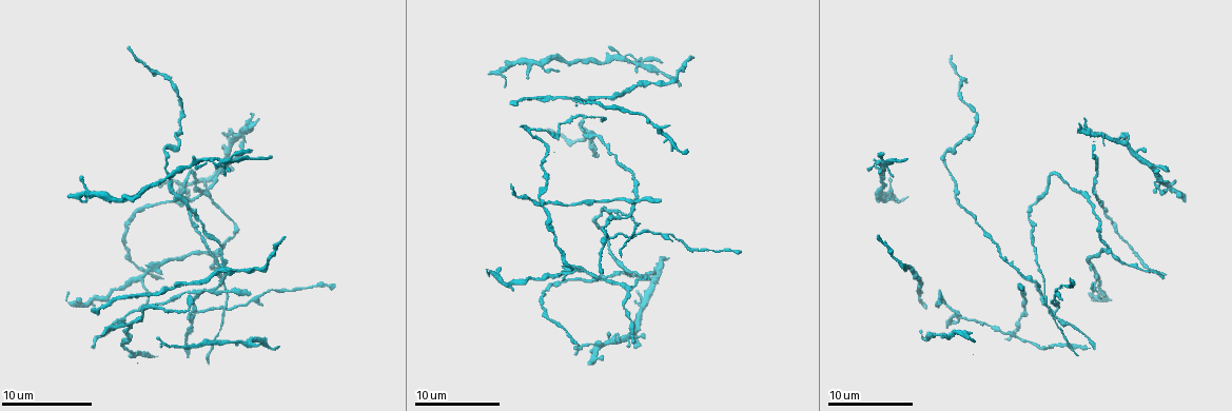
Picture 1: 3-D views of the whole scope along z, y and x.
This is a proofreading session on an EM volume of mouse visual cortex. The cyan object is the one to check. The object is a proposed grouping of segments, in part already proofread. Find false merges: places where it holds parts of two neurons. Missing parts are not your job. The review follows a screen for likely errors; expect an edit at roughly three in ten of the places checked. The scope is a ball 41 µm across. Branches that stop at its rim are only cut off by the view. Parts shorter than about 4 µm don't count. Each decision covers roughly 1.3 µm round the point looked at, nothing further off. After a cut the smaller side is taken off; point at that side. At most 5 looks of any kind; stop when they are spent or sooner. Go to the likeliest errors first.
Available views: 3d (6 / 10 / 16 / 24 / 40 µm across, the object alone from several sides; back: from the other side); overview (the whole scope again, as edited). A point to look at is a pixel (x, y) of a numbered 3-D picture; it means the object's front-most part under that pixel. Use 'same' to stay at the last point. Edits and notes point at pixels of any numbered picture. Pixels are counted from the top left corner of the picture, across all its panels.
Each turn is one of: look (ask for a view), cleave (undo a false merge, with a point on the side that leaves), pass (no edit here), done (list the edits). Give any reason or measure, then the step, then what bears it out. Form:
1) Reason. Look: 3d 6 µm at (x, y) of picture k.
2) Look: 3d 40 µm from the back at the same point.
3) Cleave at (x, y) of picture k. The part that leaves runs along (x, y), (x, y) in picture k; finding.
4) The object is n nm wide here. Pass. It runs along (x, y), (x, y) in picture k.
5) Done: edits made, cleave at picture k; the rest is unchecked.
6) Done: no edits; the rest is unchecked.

Three-way junction. Look: 3d 6 µm at (624, 286) of picture 1.

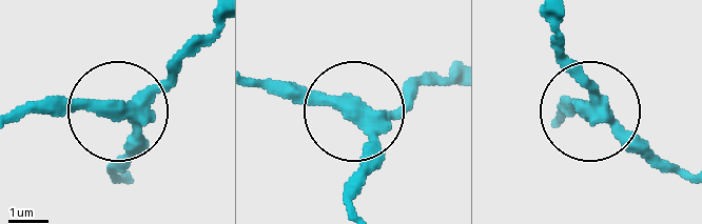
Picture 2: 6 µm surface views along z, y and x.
The object is 360 nm wide here. Pass. One neuron here.

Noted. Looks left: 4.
Three arms meet. Look: 3d 16 µm at (628, 198) of picture 1.

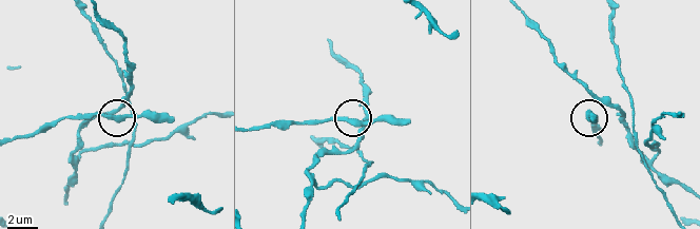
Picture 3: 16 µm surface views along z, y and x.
3 arms meet here. Pass. Continuous, no second neuron.

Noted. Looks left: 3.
Branch point. Look: 3d 16 µm at (189, 320) of picture 1.

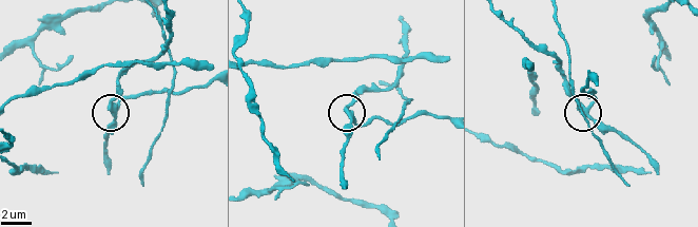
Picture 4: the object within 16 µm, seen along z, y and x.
Other side. Look: 3d 16 µm from the back at (349, 116) of picture 4.

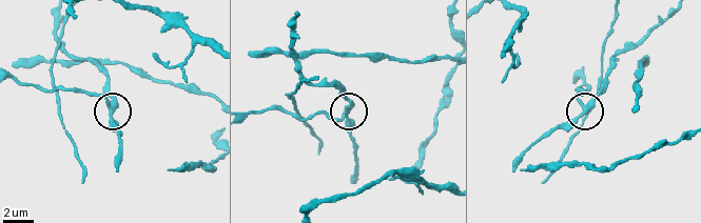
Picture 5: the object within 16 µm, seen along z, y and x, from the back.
Cleave at (94, 94) of picture 5. The part that leaves runs along (346, 112), (334, 120), (248, 112) in picture 5; a second neuron is stuck on.

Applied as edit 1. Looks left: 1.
Done: edits made, cleave at picture 5; the rest is unchecked.

